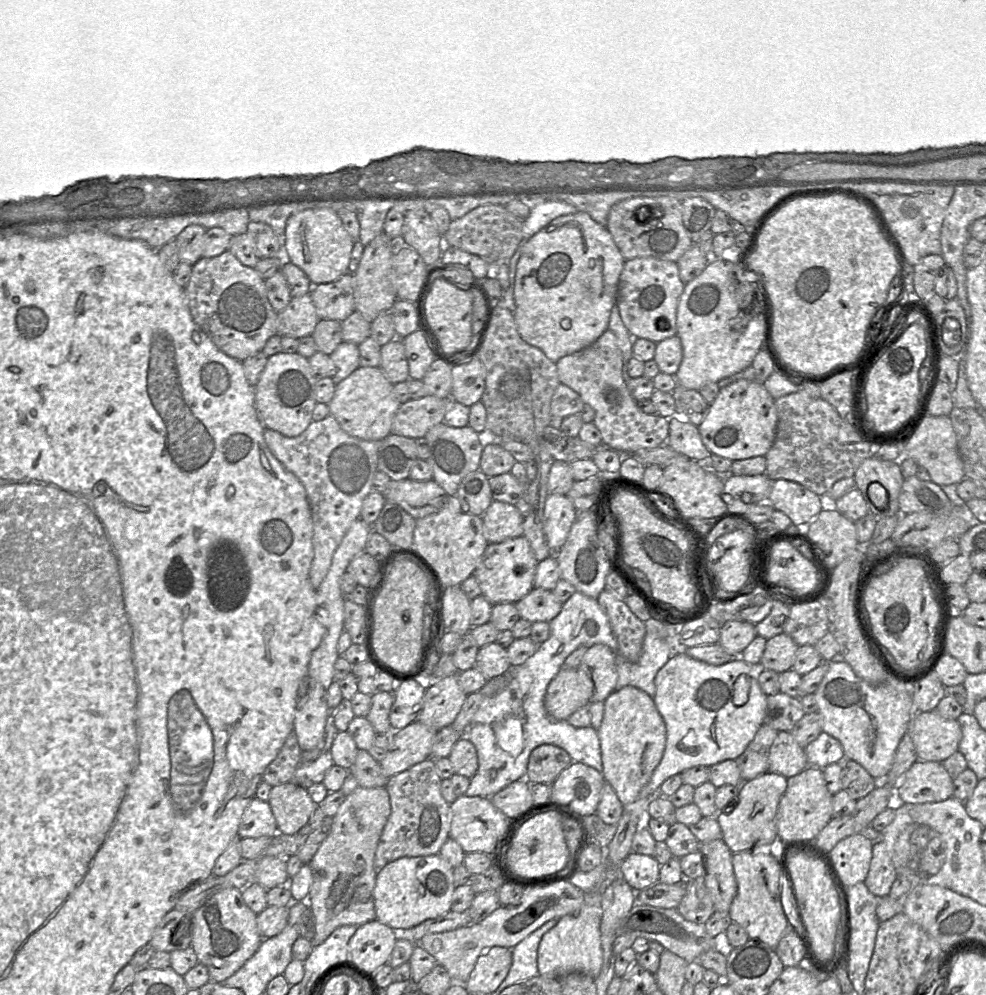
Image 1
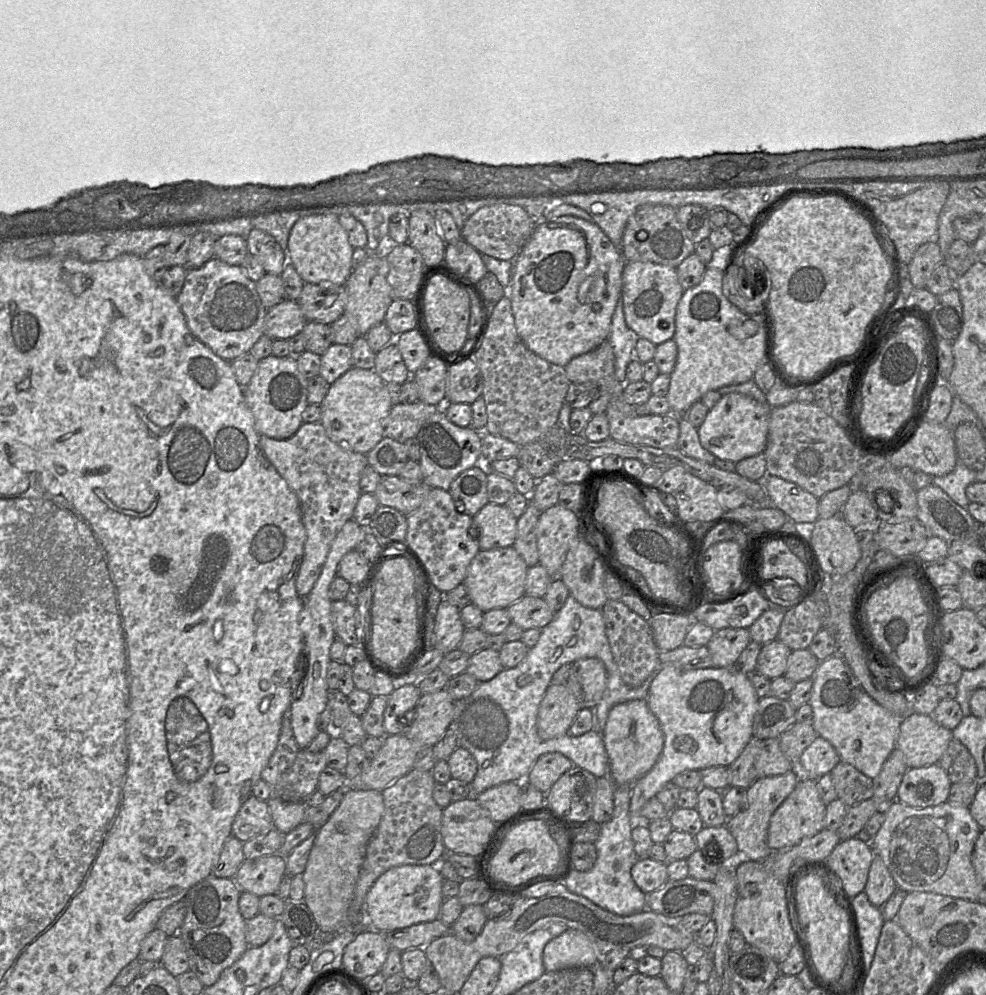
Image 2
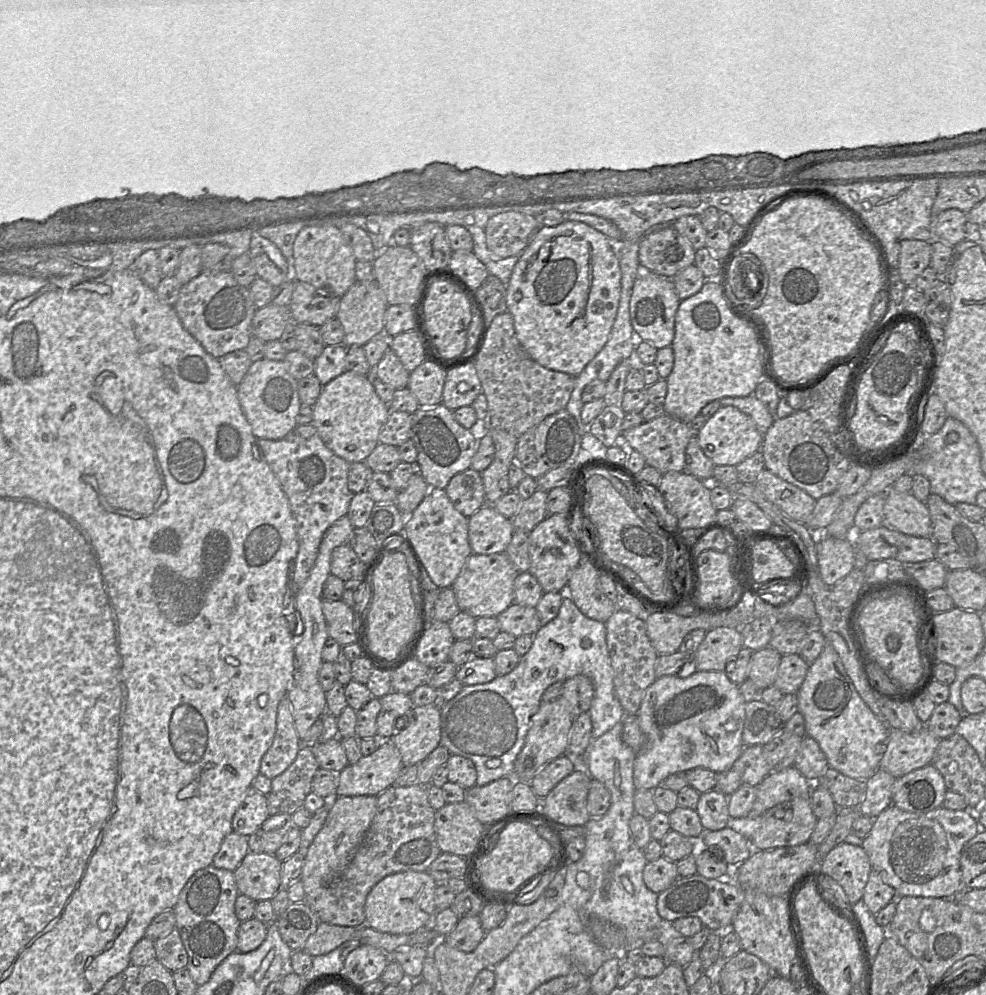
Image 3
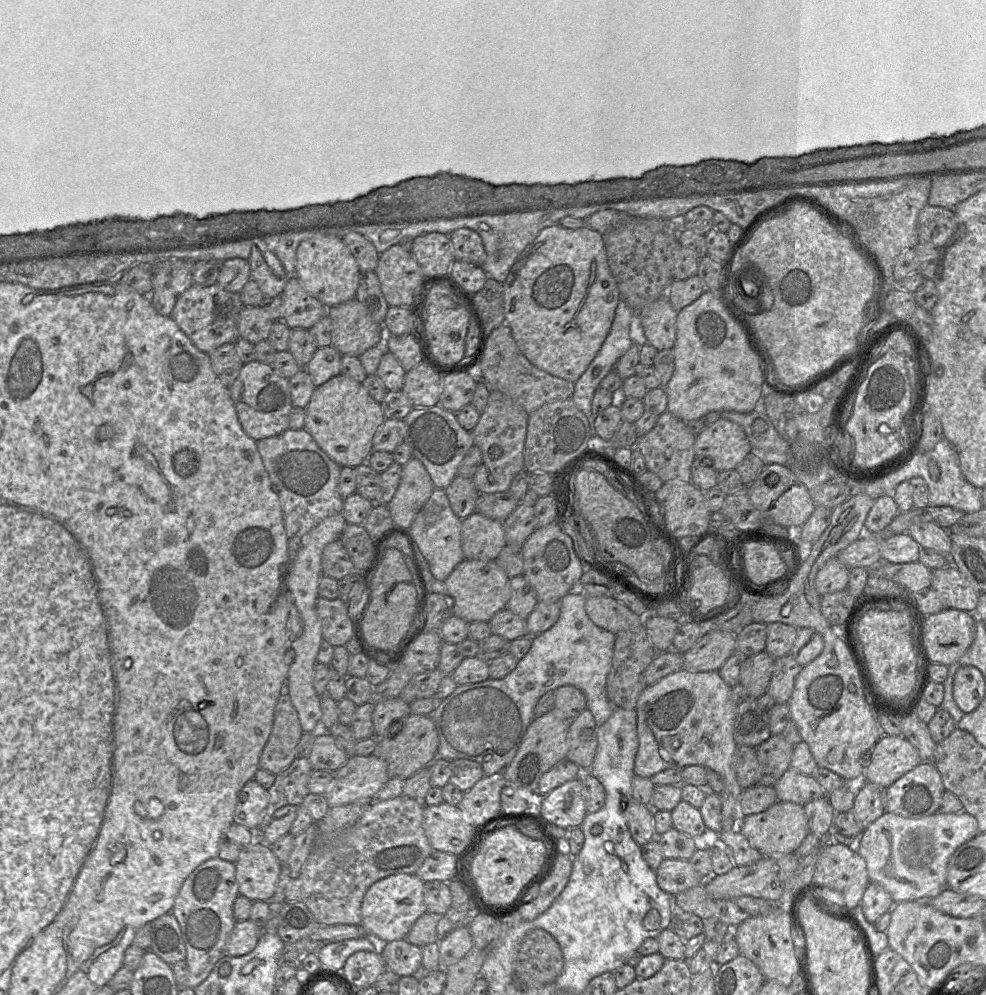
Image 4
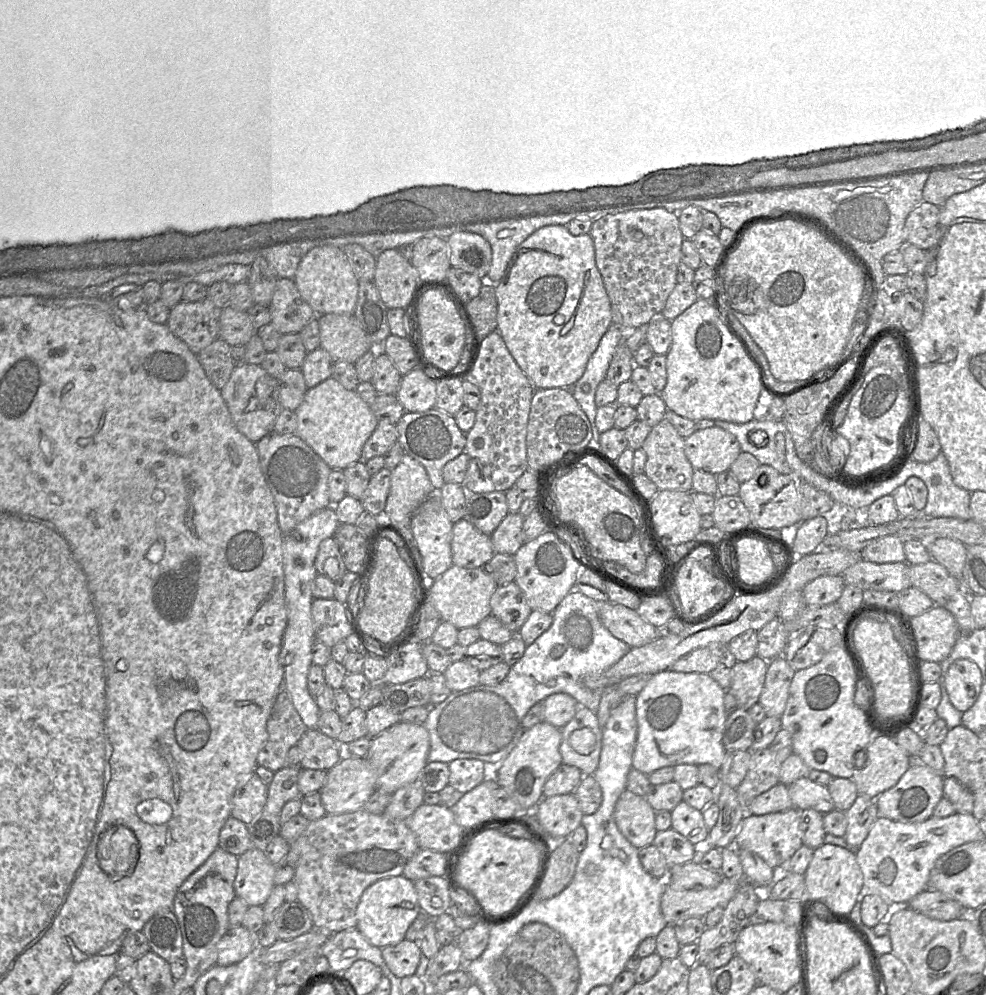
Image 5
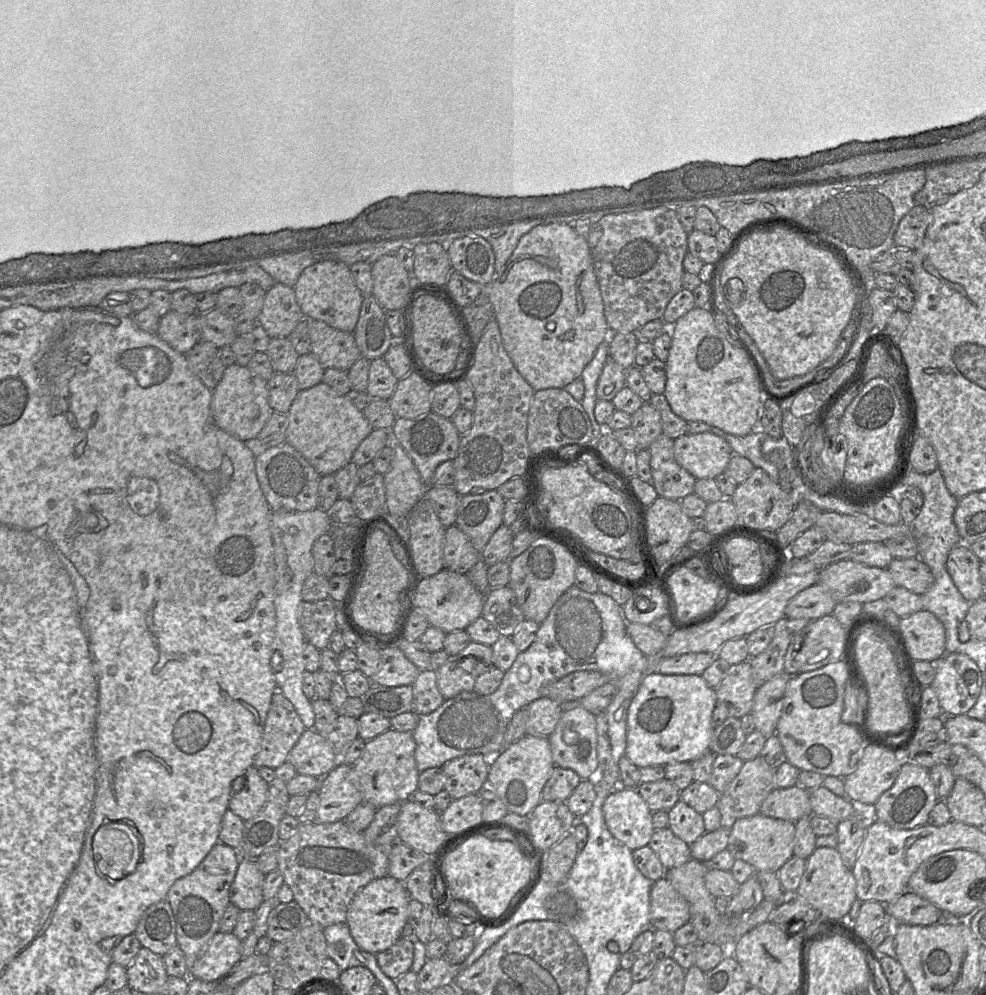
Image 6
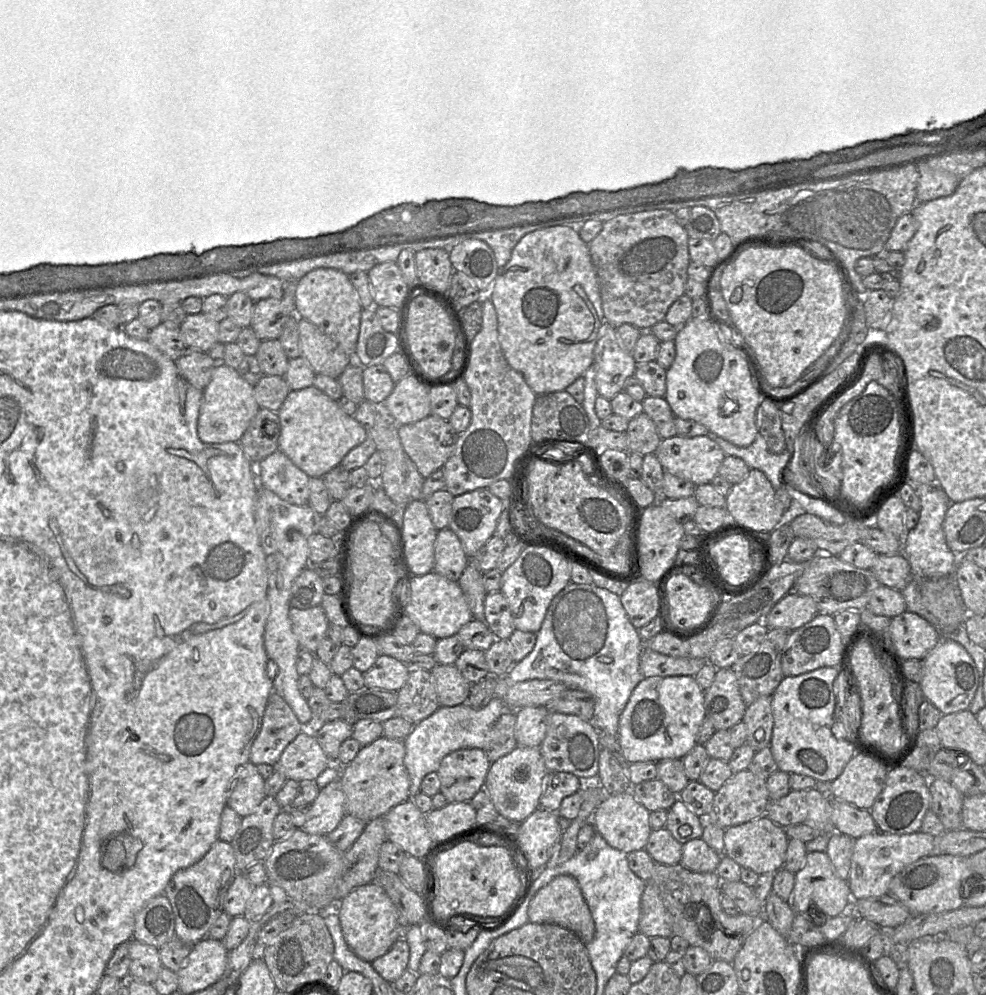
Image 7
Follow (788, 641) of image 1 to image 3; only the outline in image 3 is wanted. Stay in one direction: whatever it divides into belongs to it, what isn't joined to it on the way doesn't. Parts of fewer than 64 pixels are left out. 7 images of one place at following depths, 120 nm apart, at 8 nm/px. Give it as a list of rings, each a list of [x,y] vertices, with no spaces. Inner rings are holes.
[[[770,646],[753,652],[748,666],[748,679],[765,689],[773,685],[782,655]]]

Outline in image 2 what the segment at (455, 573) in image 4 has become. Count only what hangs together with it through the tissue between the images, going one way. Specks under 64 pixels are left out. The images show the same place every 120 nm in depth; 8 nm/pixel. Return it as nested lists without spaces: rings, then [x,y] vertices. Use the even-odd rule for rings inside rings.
[[[513,546],[491,550],[480,550],[472,559],[463,584],[466,586],[471,603],[481,611],[504,608],[525,595],[528,566]]]

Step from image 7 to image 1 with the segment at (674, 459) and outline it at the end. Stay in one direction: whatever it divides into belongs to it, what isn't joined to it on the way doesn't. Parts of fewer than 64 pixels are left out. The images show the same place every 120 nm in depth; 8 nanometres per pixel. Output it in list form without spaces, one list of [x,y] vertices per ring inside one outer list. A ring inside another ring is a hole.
[[[740,379],[720,389],[698,430],[712,454],[734,461],[765,456],[774,442],[776,427],[775,399],[763,383]]]

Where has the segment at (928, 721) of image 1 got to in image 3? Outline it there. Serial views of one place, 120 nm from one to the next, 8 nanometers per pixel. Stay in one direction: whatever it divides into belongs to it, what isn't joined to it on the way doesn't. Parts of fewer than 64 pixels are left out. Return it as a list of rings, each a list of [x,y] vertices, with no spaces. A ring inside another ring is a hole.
[[[926,726],[913,732],[891,729],[879,769],[897,779],[923,768],[932,762],[941,740]]]

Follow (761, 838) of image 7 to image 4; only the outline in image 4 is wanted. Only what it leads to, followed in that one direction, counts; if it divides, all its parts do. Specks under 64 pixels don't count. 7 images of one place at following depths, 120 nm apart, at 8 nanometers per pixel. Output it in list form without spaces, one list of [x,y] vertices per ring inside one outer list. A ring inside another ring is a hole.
[[[777,801],[766,810],[744,816],[736,829],[748,840],[750,845],[763,856],[777,856],[794,853],[804,838],[810,833],[804,805],[794,802]]]

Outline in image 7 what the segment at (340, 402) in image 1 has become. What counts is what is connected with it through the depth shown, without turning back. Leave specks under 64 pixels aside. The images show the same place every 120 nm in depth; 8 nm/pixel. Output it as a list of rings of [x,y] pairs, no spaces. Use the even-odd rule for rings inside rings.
[[[314,385],[291,390],[277,411],[280,419],[278,450],[309,477],[323,478],[340,465],[346,454],[369,437],[369,432],[347,414],[339,402]]]

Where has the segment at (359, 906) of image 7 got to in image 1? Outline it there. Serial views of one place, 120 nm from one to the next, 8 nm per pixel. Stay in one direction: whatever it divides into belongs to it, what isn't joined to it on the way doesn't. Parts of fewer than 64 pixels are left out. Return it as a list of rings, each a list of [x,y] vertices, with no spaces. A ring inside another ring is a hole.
[[[439,854],[402,857],[386,864],[377,873],[373,890],[376,919],[393,930],[404,930],[417,926],[425,920],[439,917],[448,911],[451,911],[452,895],[456,889],[453,873],[454,868]]]

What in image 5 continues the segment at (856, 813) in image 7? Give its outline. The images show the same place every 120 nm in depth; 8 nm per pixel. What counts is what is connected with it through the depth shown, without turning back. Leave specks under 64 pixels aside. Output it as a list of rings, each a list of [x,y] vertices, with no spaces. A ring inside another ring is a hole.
[[[801,777],[788,786],[793,808],[814,809],[822,814],[835,809],[828,787],[815,783],[808,777]]]

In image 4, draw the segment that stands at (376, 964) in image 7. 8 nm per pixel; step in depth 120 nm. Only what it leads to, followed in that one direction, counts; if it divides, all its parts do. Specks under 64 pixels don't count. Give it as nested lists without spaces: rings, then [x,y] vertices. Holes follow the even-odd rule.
[[[406,939],[379,943],[379,953],[387,969],[399,977],[412,976],[422,965],[422,948]]]

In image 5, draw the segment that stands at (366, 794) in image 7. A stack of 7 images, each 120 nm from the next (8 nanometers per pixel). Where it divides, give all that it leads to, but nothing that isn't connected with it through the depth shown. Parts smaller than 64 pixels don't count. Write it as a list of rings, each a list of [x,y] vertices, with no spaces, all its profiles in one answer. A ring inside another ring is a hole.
[[[400,721],[371,739],[366,759],[377,773],[376,789],[393,794],[402,786],[416,781],[428,763],[430,736],[423,724]]]

